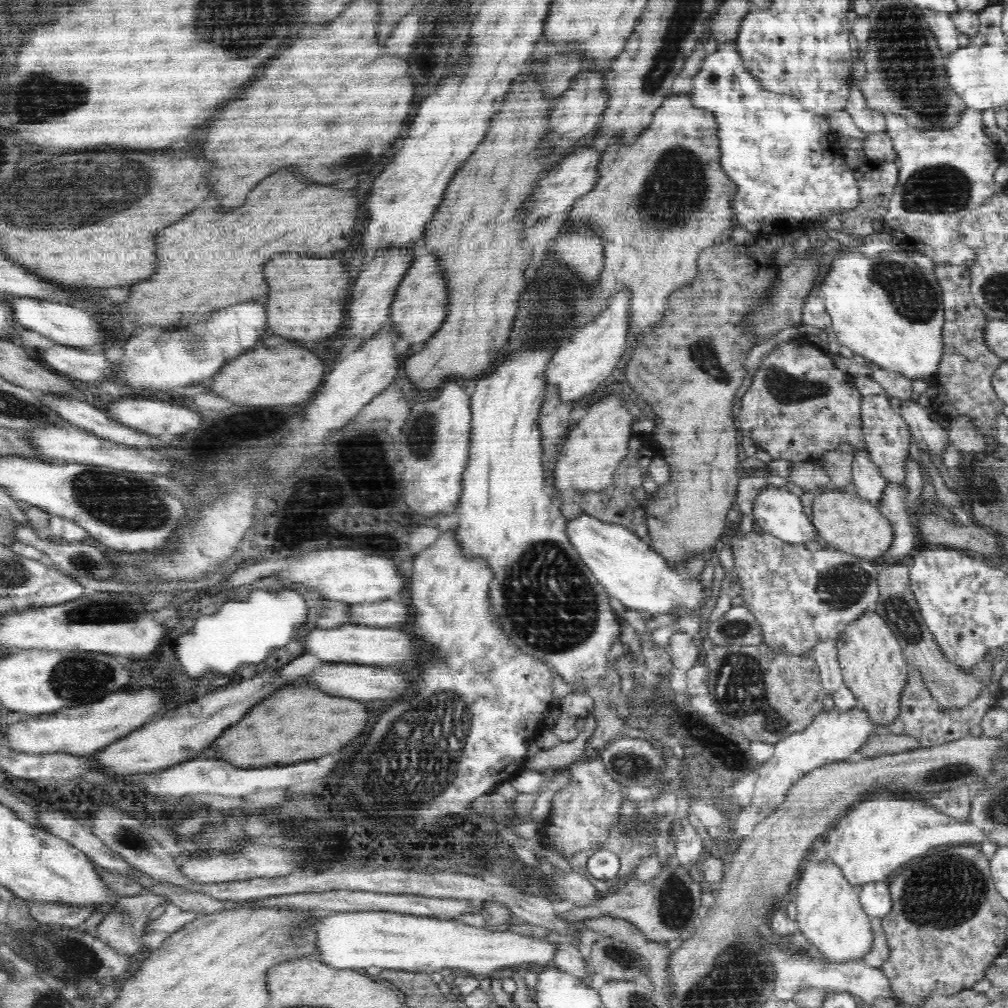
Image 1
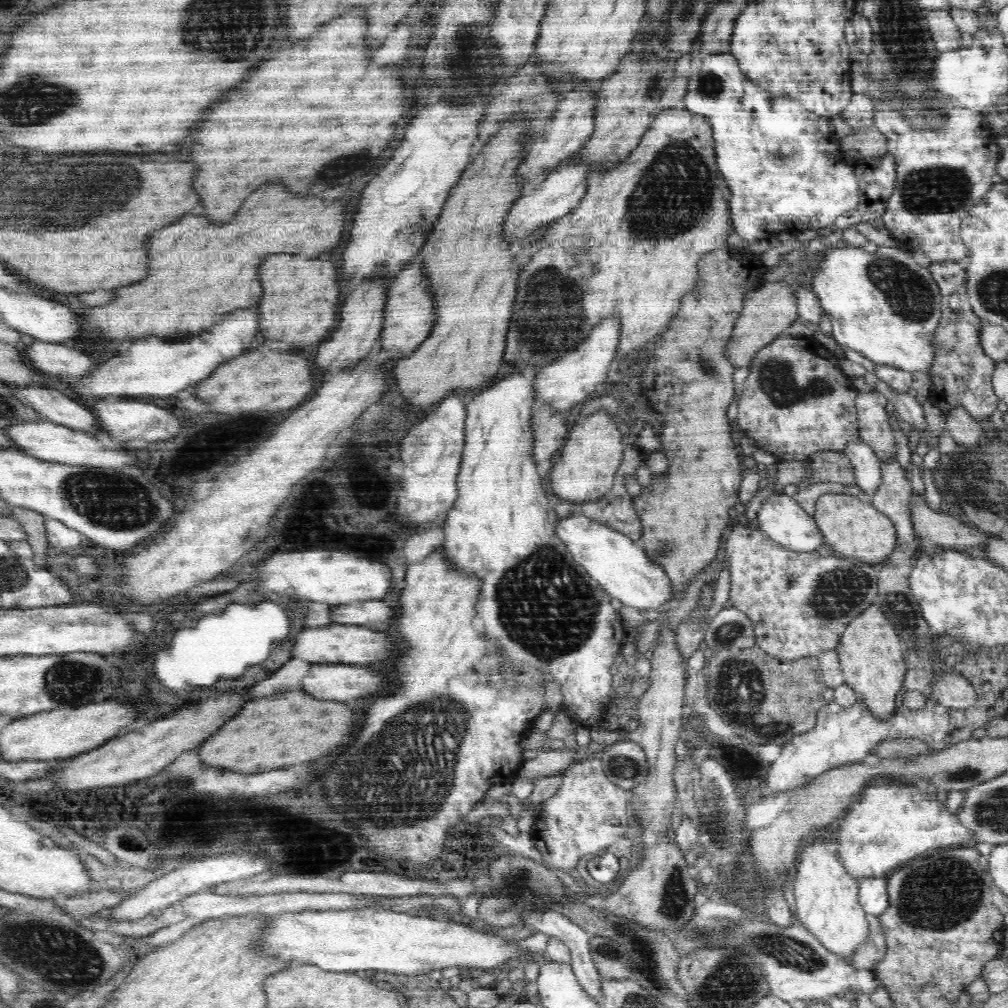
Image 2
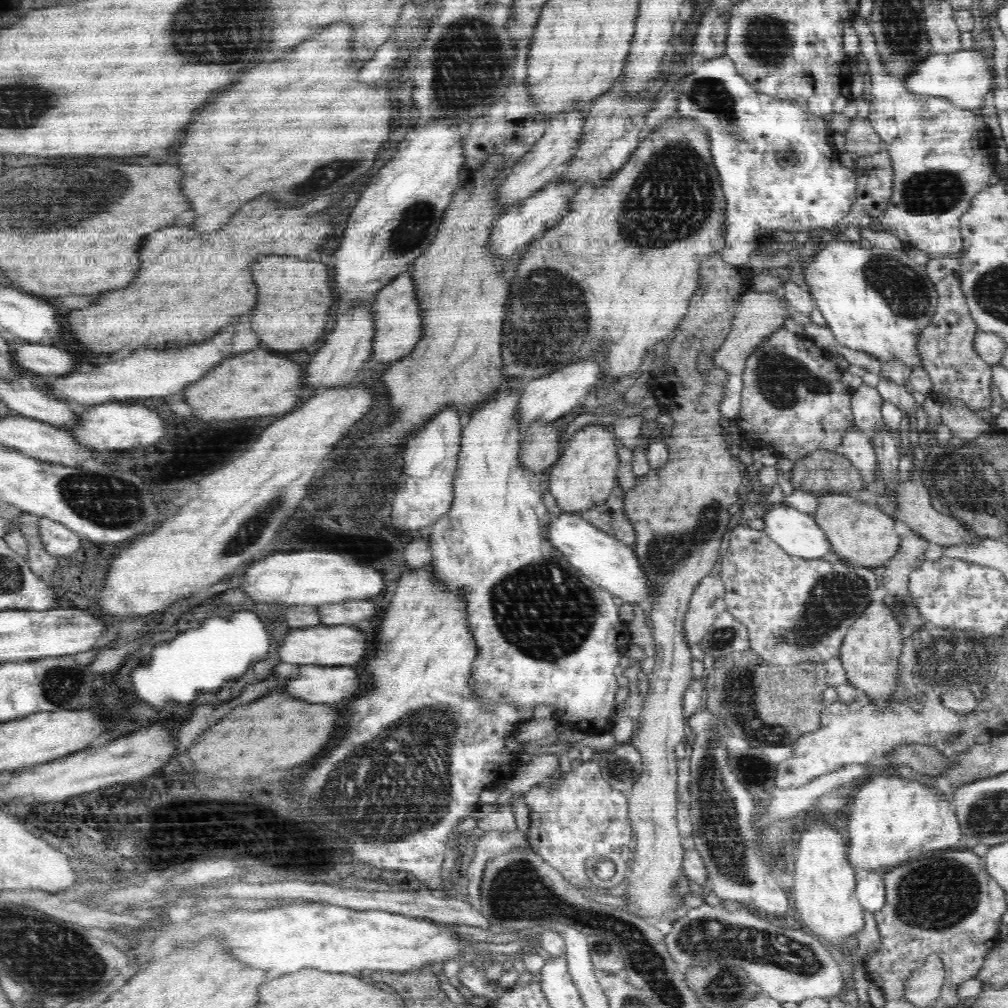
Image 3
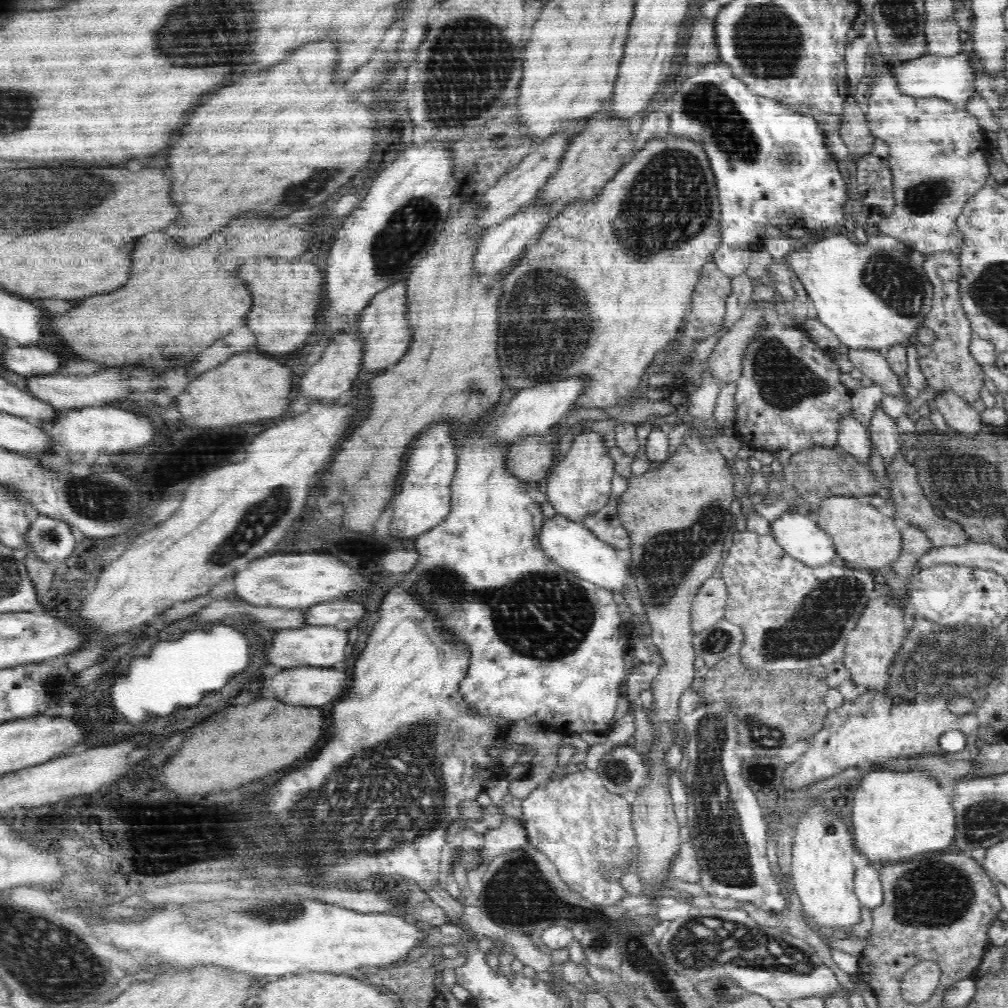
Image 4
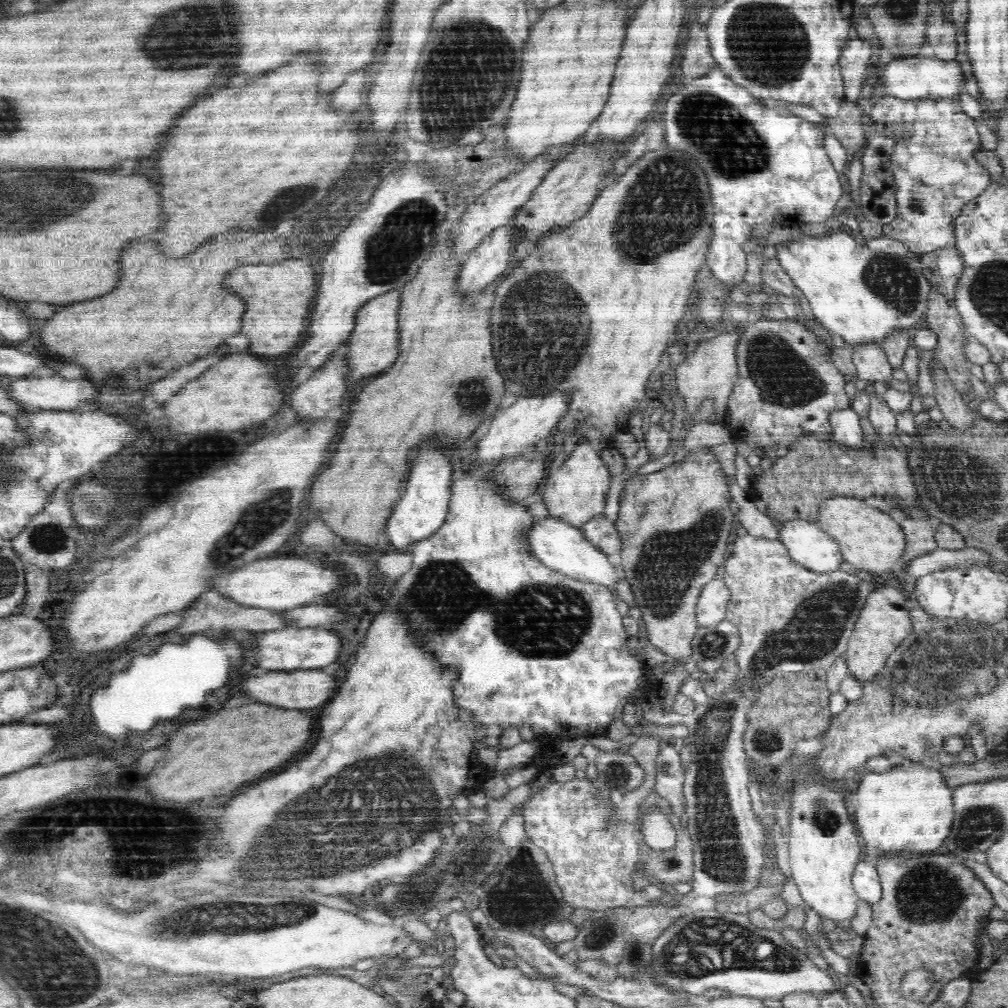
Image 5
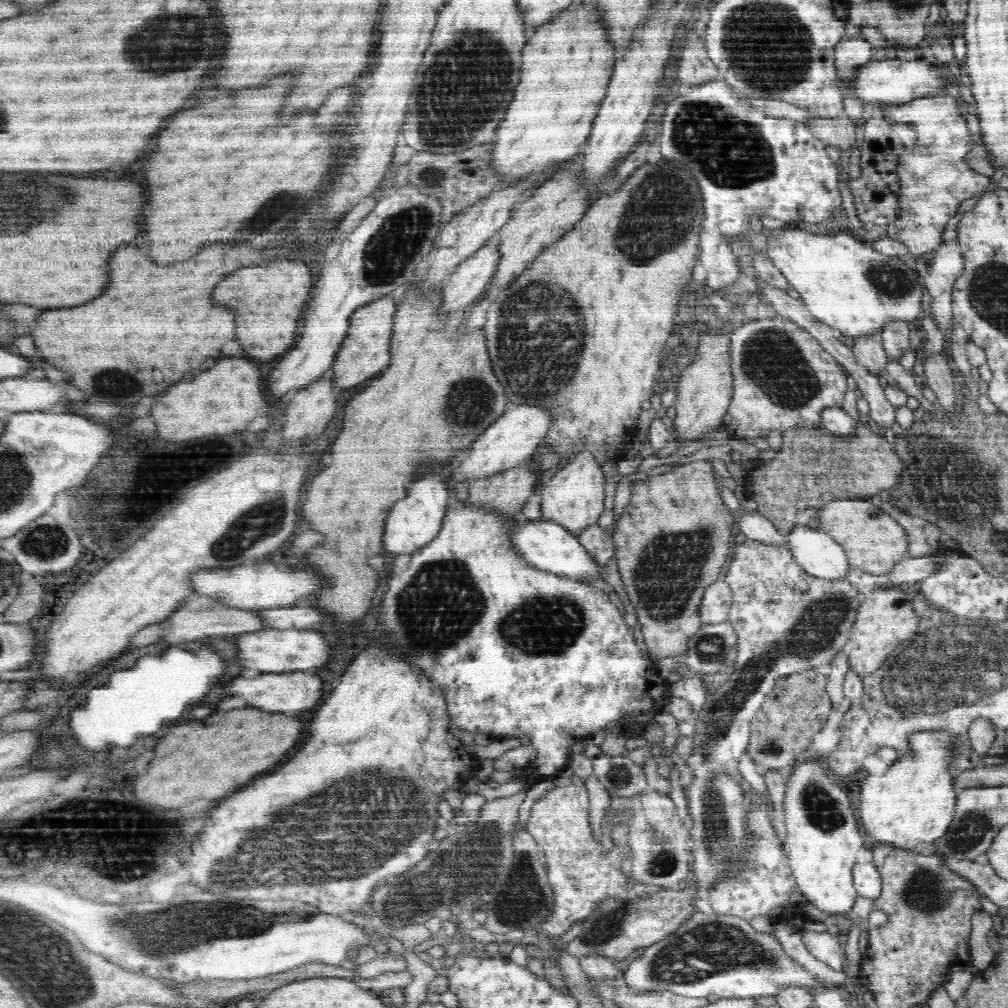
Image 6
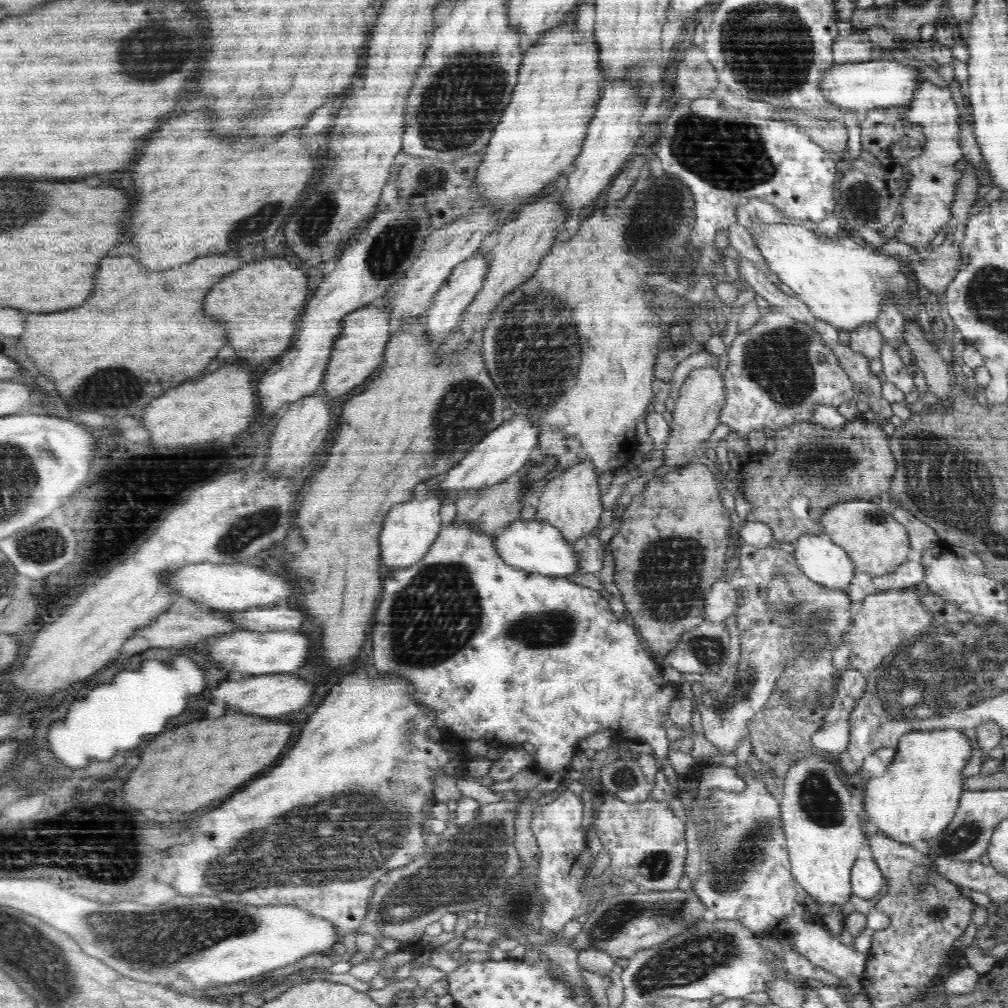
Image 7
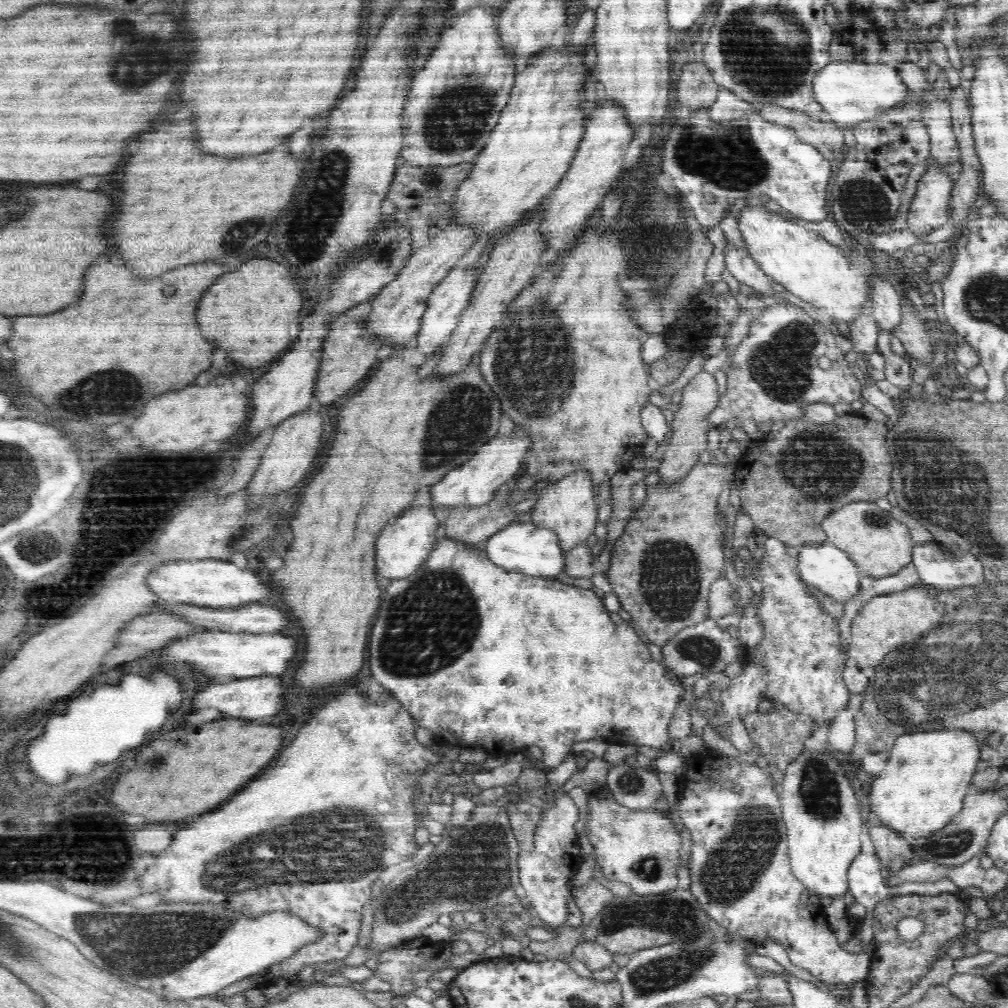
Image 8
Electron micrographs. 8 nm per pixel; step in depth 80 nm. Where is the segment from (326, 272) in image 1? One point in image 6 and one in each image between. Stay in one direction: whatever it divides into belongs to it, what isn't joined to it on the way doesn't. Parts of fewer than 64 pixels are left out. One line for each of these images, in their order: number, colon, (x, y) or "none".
2: (297, 294)
3: (294, 296)
4: (285, 295)
5: (279, 296)
6: (272, 298)

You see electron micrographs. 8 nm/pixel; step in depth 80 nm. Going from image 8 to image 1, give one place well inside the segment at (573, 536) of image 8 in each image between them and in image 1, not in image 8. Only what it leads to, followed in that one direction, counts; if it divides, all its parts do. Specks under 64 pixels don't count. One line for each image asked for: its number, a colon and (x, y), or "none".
1: (595, 445)
2: (584, 470)
3: (584, 476)
4: (580, 484)
5: (576, 492)
6: (574, 497)
7: (571, 502)

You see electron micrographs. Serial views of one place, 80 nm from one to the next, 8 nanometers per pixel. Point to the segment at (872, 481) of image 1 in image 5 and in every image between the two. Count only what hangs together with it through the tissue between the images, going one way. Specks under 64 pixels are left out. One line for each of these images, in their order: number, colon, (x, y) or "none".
2: (867, 468)
3: (855, 445)
4: (853, 438)
5: (846, 429)

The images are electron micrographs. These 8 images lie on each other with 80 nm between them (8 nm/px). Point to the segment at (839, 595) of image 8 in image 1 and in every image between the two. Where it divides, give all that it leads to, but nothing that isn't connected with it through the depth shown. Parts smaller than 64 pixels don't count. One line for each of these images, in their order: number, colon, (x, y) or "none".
1: (776, 511)
2: (781, 518)
3: (798, 535)
4: (800, 537)
5: (808, 545)
6: (818, 554)
7: (819, 557)

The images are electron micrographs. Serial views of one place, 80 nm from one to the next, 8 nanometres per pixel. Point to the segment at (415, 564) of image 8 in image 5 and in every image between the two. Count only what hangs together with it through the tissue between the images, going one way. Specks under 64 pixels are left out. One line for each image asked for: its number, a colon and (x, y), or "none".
5: (421, 512)
6: (415, 520)
7: (410, 529)

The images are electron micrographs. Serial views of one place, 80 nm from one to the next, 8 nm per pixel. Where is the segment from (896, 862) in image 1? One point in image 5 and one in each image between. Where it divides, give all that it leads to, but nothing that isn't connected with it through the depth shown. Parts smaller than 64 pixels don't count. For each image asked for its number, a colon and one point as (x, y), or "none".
2: (889, 824)
3: (893, 818)
4: (895, 815)
5: (909, 807)

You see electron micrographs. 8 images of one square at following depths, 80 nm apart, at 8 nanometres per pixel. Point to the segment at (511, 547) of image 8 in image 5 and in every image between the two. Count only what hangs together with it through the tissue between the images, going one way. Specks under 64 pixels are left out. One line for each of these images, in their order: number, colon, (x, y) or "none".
5: (560, 546)
6: (546, 545)
7: (538, 547)

